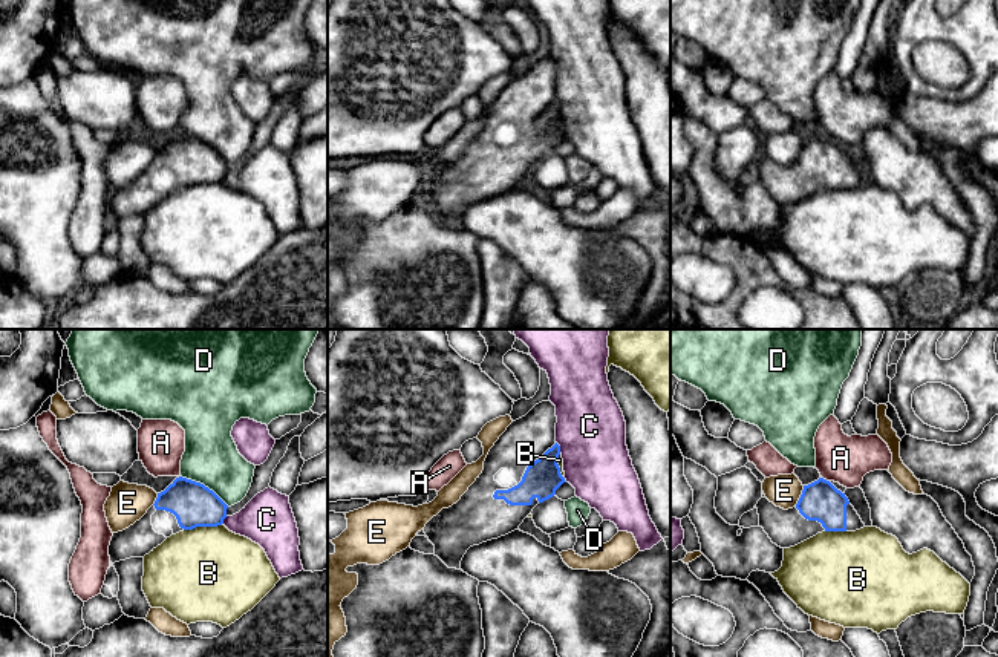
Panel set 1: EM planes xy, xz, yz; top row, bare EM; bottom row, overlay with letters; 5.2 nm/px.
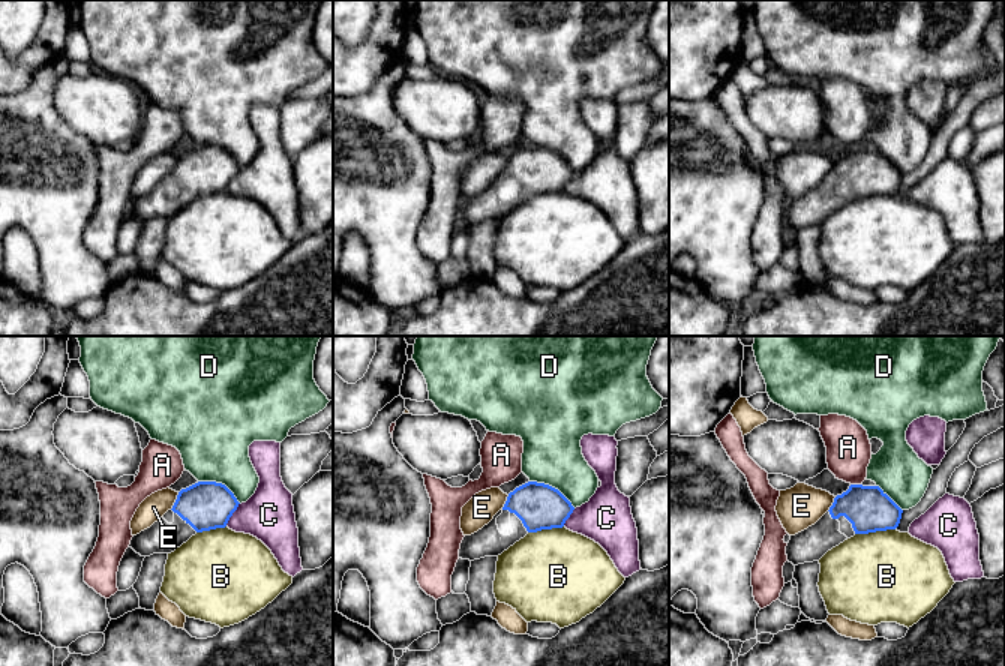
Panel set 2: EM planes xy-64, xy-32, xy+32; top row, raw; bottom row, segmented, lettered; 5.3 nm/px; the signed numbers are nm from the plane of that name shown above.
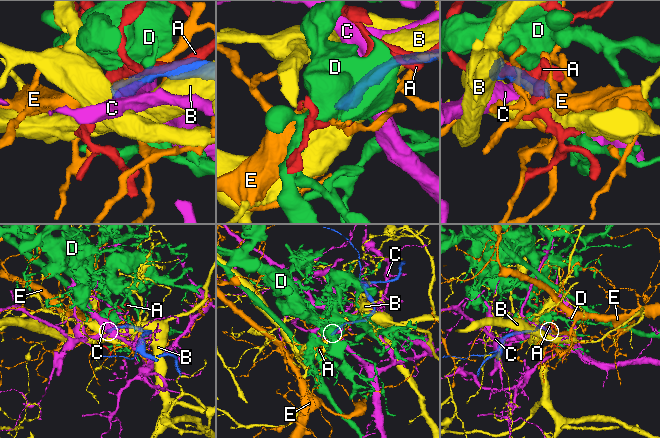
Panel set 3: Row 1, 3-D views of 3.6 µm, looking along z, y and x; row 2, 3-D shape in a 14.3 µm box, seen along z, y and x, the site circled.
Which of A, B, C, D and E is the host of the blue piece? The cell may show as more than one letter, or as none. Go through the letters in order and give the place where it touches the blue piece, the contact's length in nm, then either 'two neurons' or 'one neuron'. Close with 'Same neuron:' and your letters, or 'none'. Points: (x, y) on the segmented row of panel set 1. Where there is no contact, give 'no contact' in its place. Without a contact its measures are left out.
A: yz (825, 480) | 50 nm | two neurons
B: xy (202, 526) | 220 nm | two neurons
C: xz (559, 447) | 70 nm | two neurons
D: xy (204, 486) | 300 nm | two neurons
E: yz (801, 496) | 120 nm | two neurons
Same neuron: none

